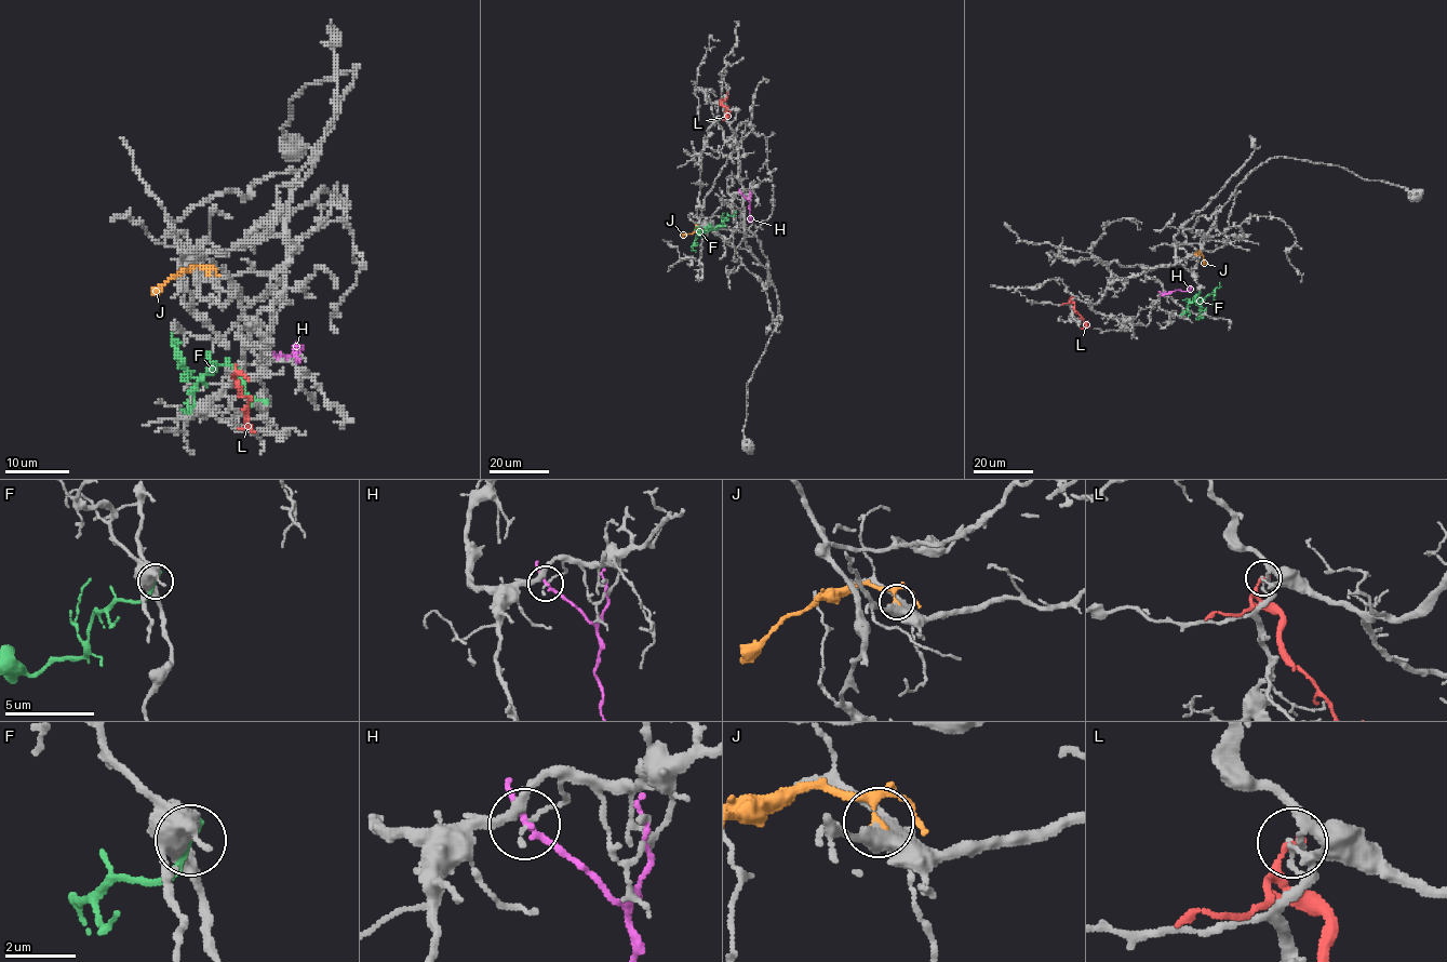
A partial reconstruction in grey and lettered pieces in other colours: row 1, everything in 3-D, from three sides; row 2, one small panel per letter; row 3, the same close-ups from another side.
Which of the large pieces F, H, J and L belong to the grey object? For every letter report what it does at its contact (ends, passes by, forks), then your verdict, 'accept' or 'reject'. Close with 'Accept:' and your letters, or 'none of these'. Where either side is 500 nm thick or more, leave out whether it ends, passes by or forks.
F: it ends; reject
H: it passes by; reject
J: it passes by; reject
L: it ends; reject
Accept: none of these

